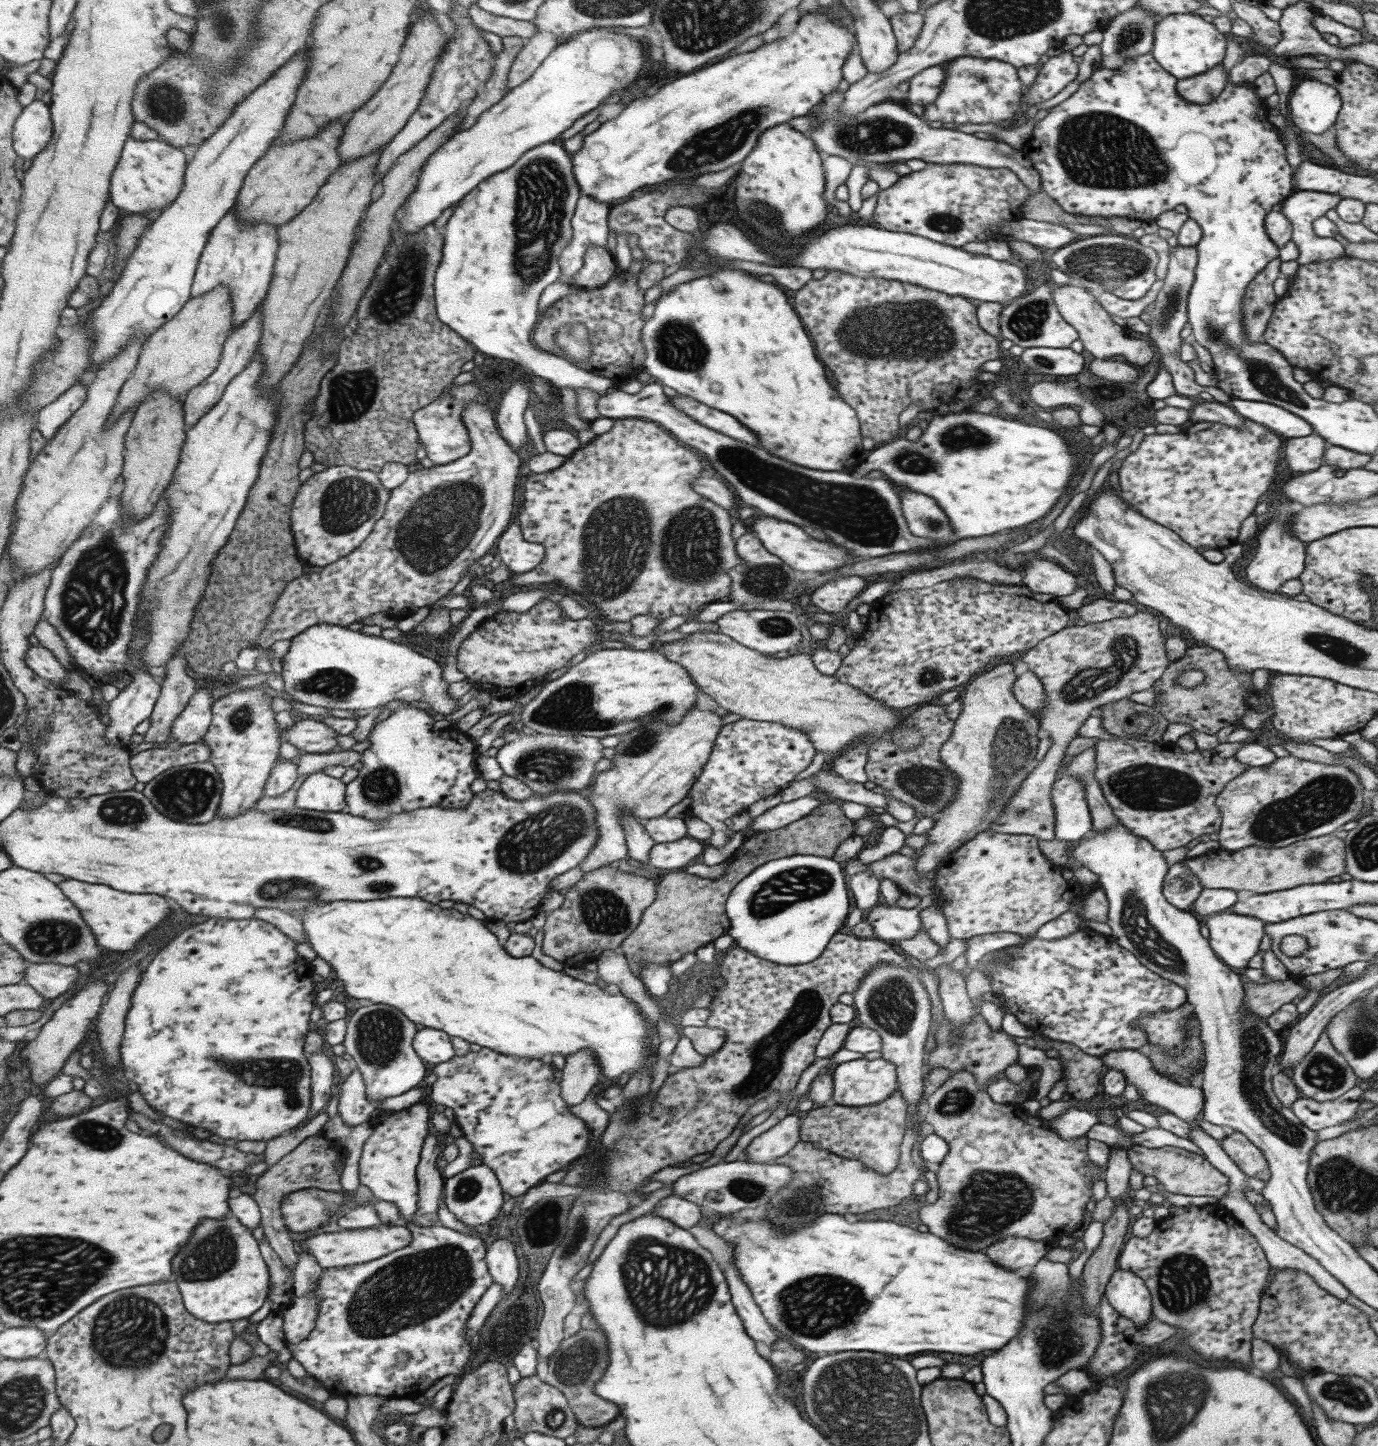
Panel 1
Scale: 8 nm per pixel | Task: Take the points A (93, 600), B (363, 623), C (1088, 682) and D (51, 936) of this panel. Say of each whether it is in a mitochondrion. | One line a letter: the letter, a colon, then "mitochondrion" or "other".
A: mitochondrion
B: other
C: mitochondrion
D: mitochondrion

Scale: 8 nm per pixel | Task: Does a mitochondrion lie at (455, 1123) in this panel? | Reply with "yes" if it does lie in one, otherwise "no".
no

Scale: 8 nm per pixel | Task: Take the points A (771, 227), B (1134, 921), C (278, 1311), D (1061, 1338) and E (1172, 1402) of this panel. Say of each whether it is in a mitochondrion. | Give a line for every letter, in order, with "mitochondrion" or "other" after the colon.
A: mitochondrion
B: mitochondrion
C: other
D: mitochondrion
E: mitochondrion

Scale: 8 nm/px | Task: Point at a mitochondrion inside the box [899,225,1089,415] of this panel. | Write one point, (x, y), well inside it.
(1027, 321)

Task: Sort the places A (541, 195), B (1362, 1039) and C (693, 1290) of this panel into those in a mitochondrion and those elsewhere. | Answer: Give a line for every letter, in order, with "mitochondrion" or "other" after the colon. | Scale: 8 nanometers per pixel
A: mitochondrion
B: mitochondrion
C: mitochondrion

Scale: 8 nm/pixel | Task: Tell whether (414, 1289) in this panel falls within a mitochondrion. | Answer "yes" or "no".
yes

